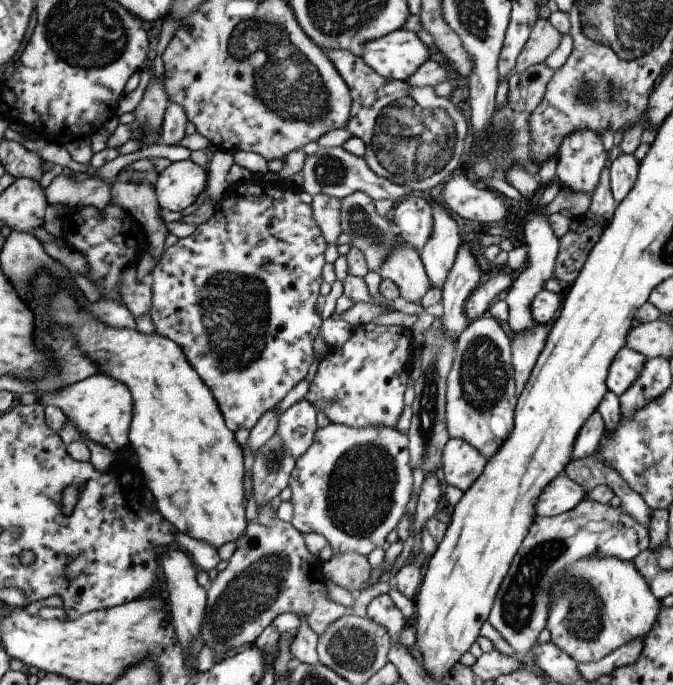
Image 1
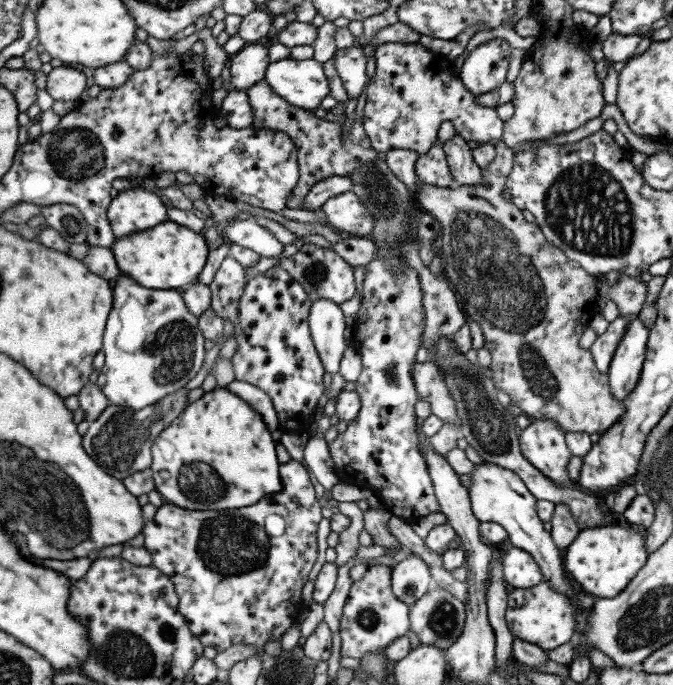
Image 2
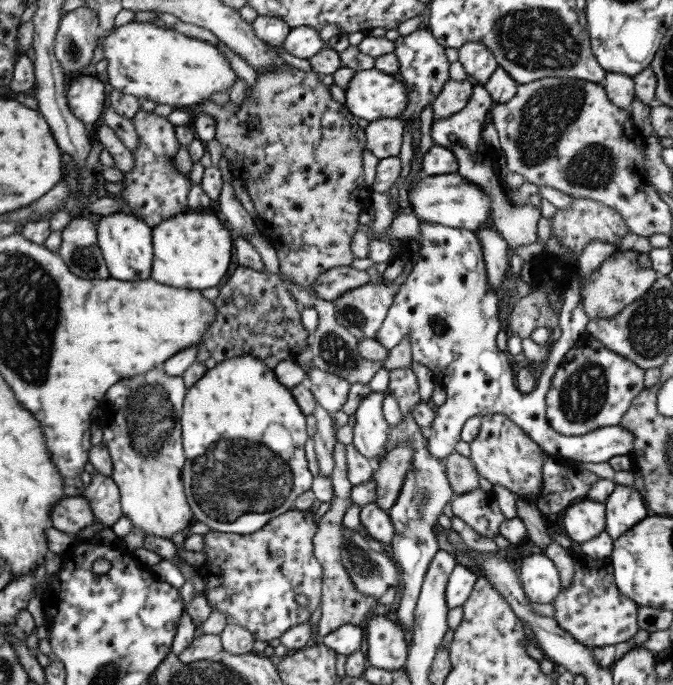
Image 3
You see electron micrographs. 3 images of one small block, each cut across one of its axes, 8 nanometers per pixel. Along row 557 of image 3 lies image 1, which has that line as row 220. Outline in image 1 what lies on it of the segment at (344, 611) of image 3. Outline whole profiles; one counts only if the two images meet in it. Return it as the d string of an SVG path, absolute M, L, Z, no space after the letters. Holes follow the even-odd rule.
M314 194L310 202L310 208L313 214L313 220L317 228L321 230L326 244L334 244L339 236L340 214L339 198L333 198L325 194Z

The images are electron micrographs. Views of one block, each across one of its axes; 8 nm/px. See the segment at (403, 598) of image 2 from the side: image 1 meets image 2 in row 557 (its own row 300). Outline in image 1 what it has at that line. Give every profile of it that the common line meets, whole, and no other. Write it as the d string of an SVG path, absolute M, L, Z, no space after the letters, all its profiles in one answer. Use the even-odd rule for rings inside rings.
M407 243L397 244L397 248L393 248L387 258L383 258L383 264L381 264L381 268L377 268L376 273L381 279L392 280L398 288L399 297L409 303L420 304L425 292L431 288L421 264L419 252Z

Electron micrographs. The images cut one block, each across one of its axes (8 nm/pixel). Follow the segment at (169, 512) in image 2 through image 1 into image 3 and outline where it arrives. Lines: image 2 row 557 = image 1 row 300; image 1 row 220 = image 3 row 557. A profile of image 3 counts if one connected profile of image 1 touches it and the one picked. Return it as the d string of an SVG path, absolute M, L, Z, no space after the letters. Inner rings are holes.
M293 508L270 518L259 530L249 534L217 531L202 534L203 548L200 552L205 557L205 568L200 576L205 588L203 595L210 609L225 614L226 625L235 624L247 630L254 641L268 643L279 639L289 628L309 620L319 605L322 587L322 568L313 556L312 538L316 531L313 515L310 508L301 511Z

